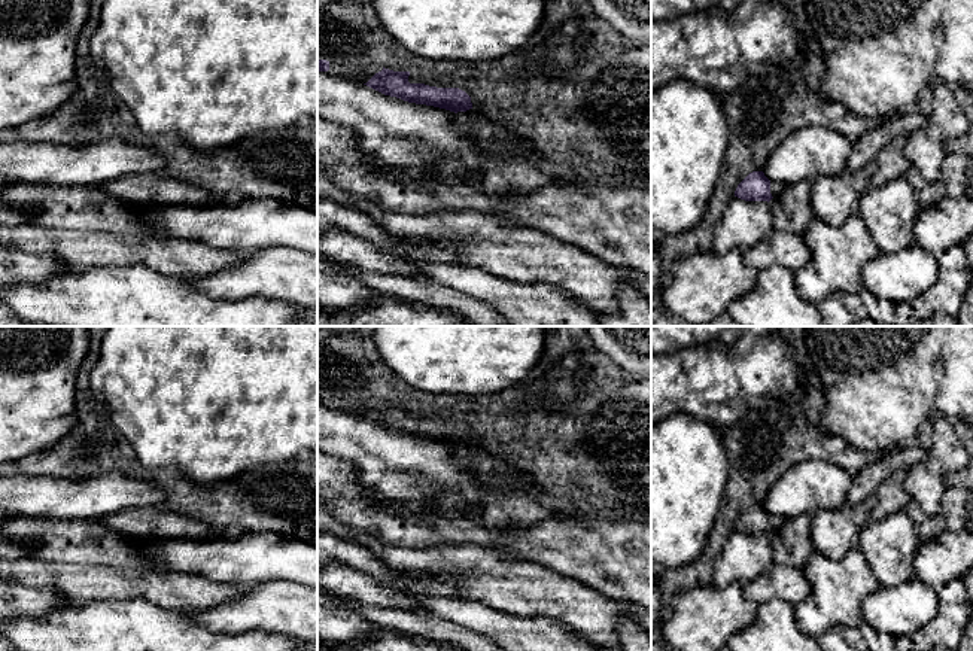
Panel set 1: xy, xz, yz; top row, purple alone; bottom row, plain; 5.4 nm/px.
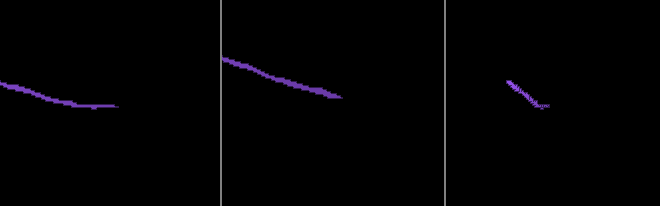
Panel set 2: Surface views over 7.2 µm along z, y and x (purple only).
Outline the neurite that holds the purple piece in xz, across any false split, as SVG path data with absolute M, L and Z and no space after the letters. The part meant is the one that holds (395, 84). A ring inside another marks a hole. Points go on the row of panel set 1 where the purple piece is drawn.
M384 69L375 73L367 86L408 103L426 104L454 112L456 124L466 130L472 140L487 152L508 155L517 152L532 161L541 158L526 139L514 134L502 124L490 121L484 113L474 110L471 97L459 88L437 88L425 83L410 83L410 72Z

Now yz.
M763 171L749 173L736 188L735 197L745 201L770 201L784 192L785 185L770 182Z

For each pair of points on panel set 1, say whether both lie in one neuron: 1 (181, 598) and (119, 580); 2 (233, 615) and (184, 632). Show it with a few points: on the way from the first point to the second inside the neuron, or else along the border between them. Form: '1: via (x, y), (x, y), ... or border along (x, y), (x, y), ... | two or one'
1: via (166, 589), (148, 581), (134, 581) | one
2: border along (178, 613), (187, 614), (210, 629), (237, 633) | two

